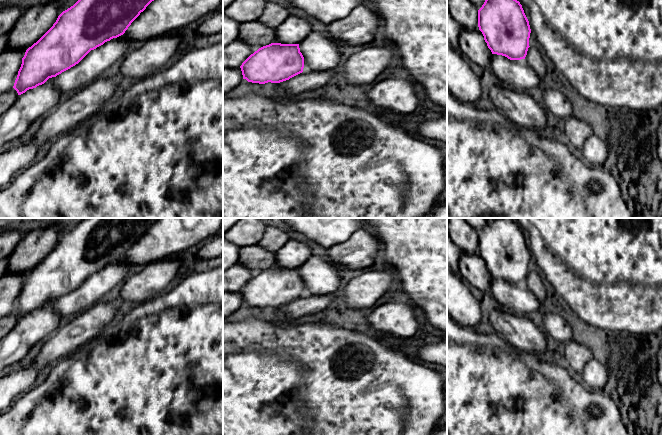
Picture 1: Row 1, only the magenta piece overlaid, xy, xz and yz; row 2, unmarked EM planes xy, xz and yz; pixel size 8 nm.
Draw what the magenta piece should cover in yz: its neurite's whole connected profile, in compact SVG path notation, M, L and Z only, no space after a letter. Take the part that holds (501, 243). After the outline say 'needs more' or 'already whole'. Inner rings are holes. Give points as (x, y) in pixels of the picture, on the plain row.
M487 220L478 234L478 251L492 278L525 283L531 253L522 229L512 220Z; already whole

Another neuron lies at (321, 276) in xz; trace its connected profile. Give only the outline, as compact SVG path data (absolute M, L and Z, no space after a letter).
M311 255L299 267L299 272L304 281L303 297L331 294L341 290L341 270L329 261L325 255Z

